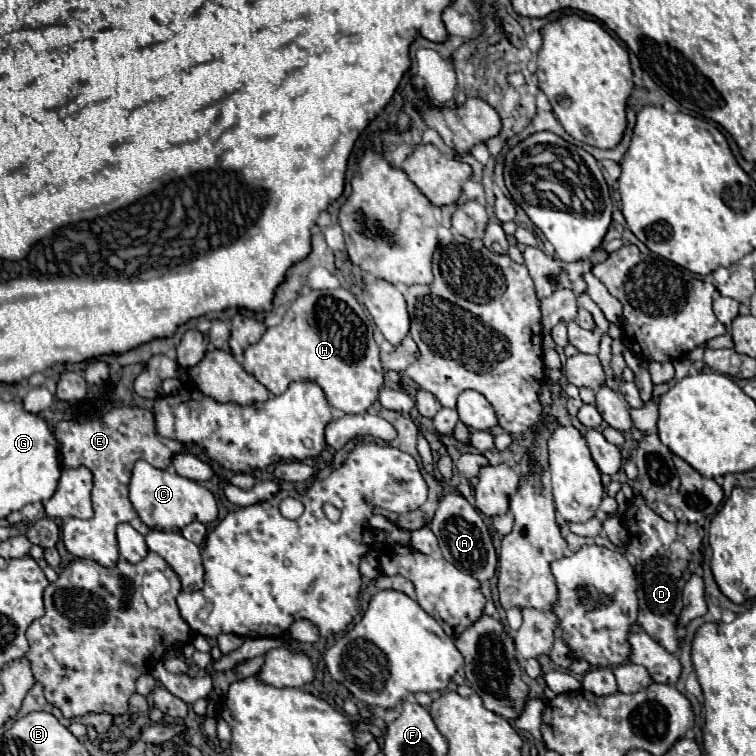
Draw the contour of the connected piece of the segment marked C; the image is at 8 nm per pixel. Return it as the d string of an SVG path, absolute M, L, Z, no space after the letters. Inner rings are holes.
M138 461L132 469L132 479L130 479L130 501L138 513L138 517L150 527L150 529L170 529L170 531L180 531L192 521L200 521L204 525L212 523L218 517L218 505L214 495L200 483L186 479L178 475L172 469L160 471L148 465L146 461Z

